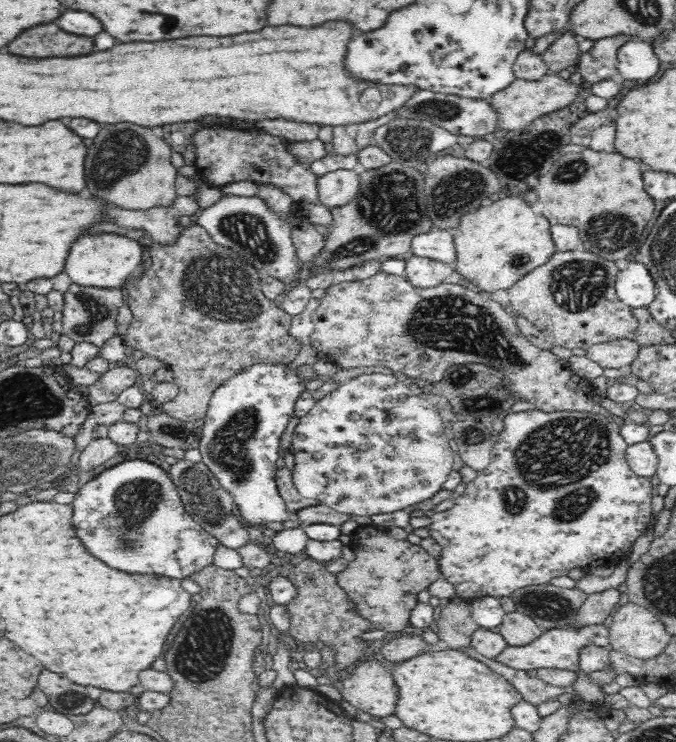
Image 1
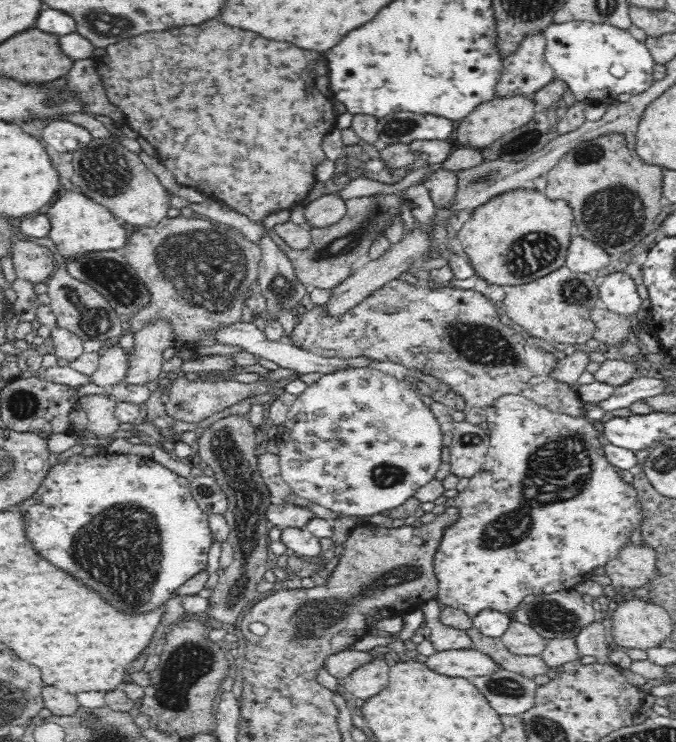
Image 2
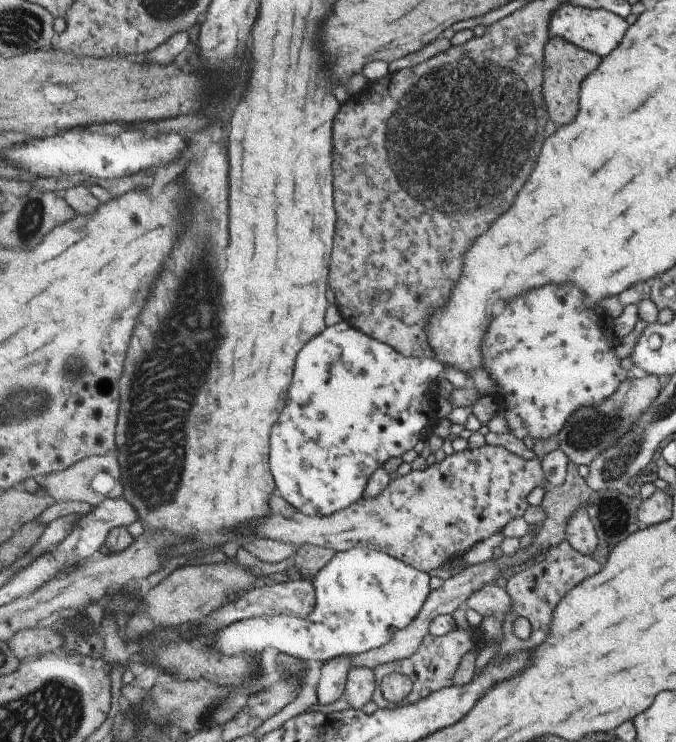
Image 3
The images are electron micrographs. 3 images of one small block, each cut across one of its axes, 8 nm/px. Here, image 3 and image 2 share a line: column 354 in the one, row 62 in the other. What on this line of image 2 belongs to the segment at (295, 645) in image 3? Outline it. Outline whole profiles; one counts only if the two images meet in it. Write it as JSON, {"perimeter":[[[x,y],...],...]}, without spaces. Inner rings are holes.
{"perimeter":[[[568,21],[549,24],[543,32],[546,39],[545,61],[552,67],[558,79],[567,84],[577,100],[590,100],[591,103],[615,101],[618,94],[642,94],[654,84],[655,61],[645,42],[632,37],[628,30],[606,23],[590,21]]]}

